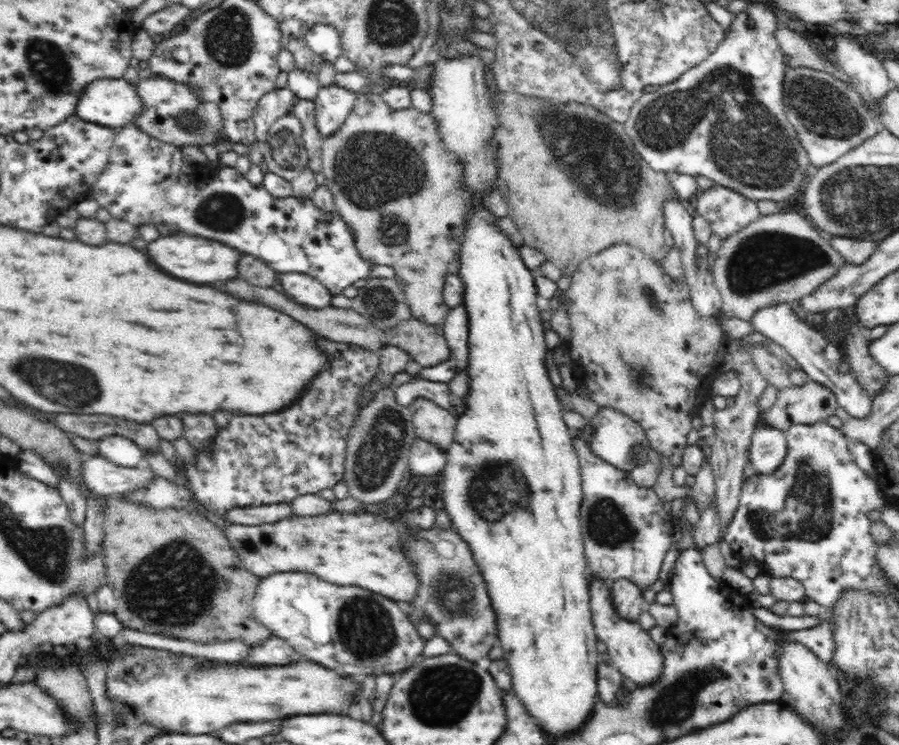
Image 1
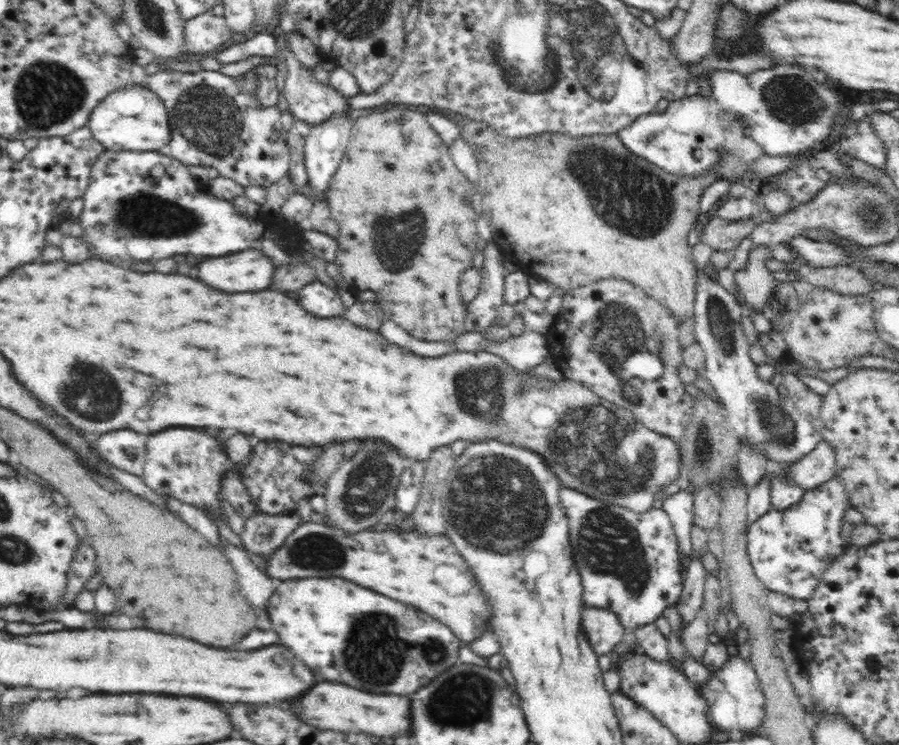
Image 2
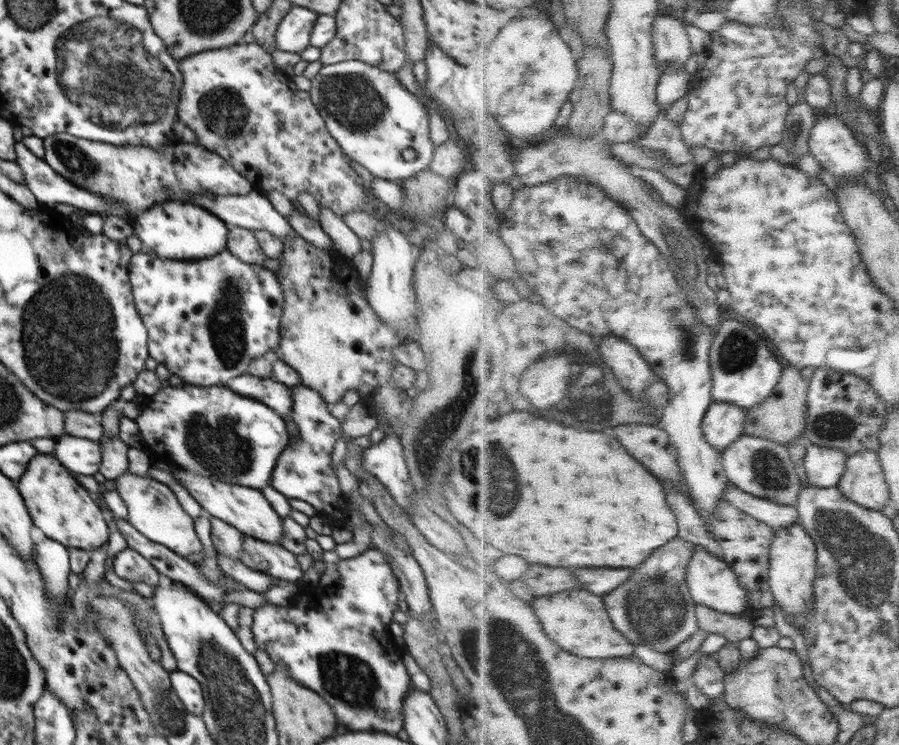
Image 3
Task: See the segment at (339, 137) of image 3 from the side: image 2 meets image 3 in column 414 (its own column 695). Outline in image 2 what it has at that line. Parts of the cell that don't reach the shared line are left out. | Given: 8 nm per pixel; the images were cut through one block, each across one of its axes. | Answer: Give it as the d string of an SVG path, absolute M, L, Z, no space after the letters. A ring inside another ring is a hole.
M697 94L672 100L663 113L638 116L634 122L625 126L619 138L636 156L642 156L662 171L678 176L694 177L710 171L722 181L752 180L744 176L744 172L751 162L766 155L761 146L744 135L741 120L729 118L713 95Z

